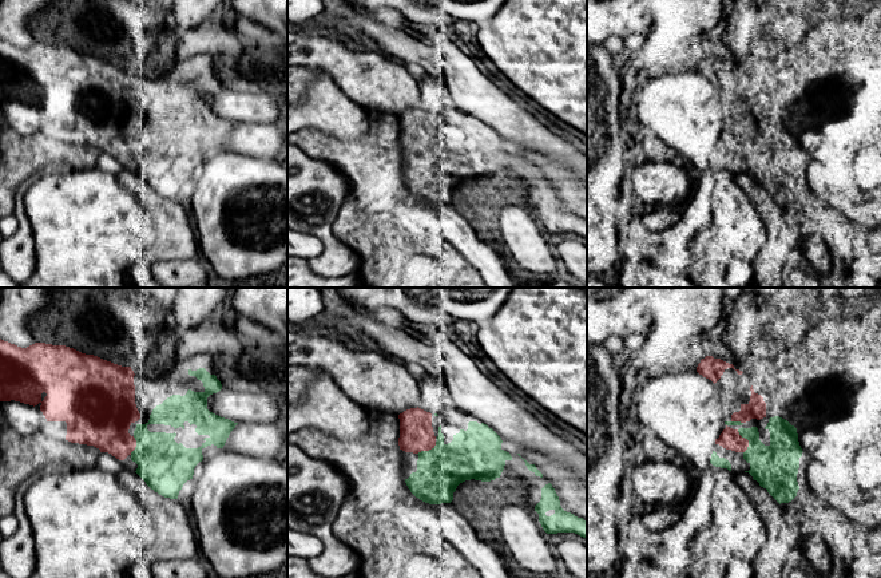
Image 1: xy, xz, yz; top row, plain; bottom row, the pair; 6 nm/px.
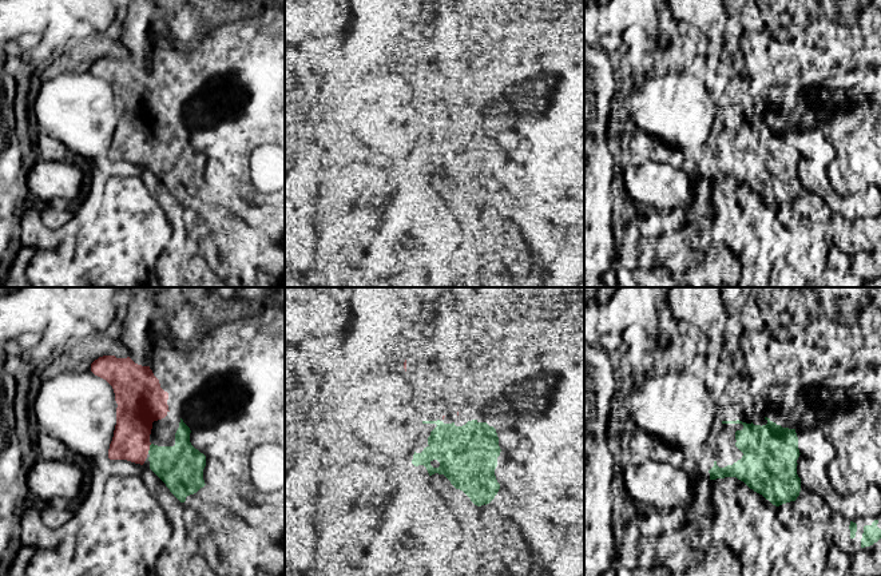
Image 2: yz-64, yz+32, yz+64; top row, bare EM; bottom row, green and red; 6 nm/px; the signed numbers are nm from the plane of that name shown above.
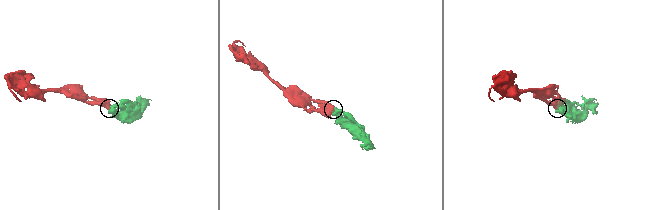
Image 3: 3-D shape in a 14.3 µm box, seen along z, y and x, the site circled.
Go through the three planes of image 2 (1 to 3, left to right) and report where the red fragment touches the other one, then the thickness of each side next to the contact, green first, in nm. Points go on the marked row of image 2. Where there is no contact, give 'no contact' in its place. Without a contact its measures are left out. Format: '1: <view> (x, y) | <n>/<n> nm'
1: yz-64 (150, 449) | 280/240 nm
2: no contact
3: no contact

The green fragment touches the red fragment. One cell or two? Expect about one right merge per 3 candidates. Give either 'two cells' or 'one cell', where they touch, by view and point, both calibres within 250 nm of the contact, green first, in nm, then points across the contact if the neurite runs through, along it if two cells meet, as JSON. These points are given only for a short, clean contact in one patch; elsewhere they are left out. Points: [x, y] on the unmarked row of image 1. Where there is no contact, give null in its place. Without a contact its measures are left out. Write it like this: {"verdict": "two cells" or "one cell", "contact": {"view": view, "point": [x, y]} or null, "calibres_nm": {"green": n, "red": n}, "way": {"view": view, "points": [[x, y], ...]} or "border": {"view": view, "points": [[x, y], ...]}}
{"verdict": "one cell", "contact": {"view": "yz", "point": [747, 139]}, "calibres_nm": {"green": 280, "red": 130}, "way": {"view": "yz", "points": [[774, 167], [747, 139], [730, 139]]}}

